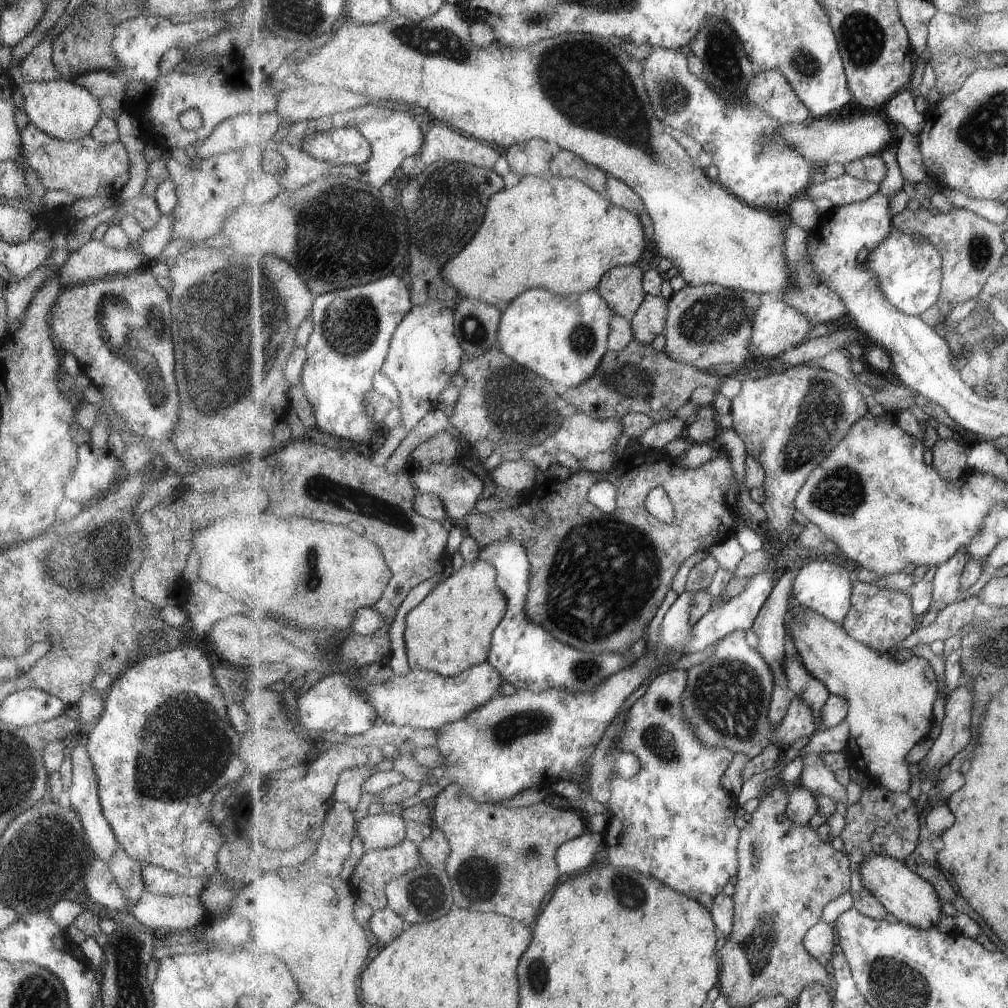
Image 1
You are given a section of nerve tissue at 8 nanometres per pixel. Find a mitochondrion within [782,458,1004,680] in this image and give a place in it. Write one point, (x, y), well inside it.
(840, 493)

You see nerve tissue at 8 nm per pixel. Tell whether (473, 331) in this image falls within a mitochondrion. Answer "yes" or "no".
yes

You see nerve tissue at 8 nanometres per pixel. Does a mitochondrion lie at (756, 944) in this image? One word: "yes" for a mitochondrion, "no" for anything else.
yes

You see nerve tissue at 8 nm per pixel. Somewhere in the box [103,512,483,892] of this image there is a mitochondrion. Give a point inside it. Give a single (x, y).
(184, 745)

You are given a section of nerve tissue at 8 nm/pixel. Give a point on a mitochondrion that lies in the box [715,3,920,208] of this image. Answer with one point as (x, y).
(865, 40)

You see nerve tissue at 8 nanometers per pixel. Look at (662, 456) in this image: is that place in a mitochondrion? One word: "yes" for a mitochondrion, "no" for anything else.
no

